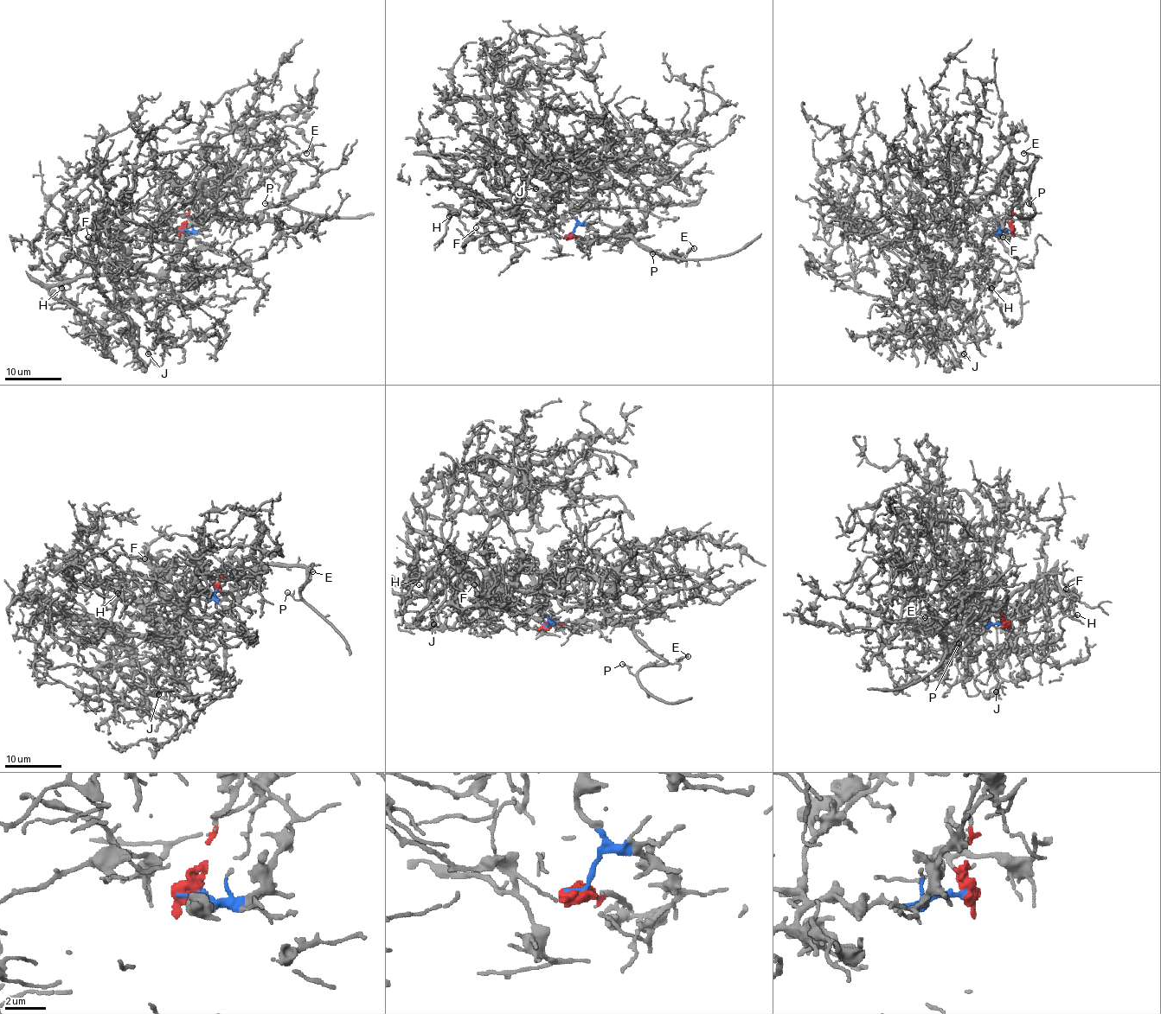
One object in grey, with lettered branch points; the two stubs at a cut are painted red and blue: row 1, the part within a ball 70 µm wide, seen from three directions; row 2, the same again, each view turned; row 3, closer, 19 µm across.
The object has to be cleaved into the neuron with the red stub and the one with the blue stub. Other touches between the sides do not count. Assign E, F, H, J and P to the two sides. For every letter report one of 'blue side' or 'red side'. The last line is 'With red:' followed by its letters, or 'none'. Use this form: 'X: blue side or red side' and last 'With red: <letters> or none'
E: red side
F: blue side
H: blue side
J: blue side
P: red side
With red: E, P

